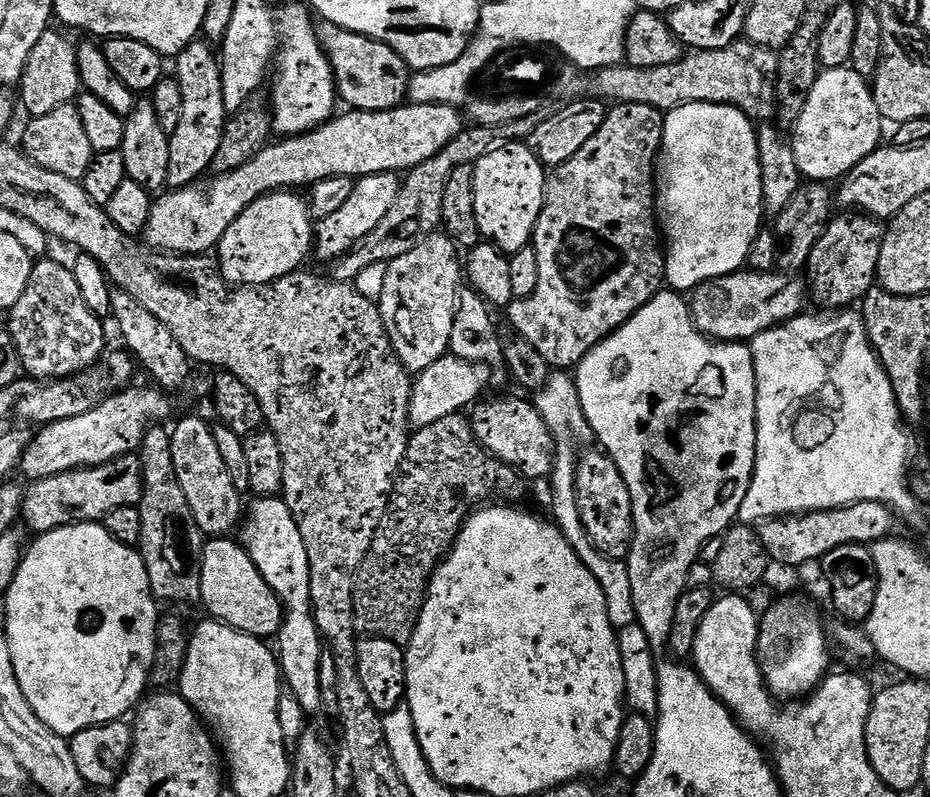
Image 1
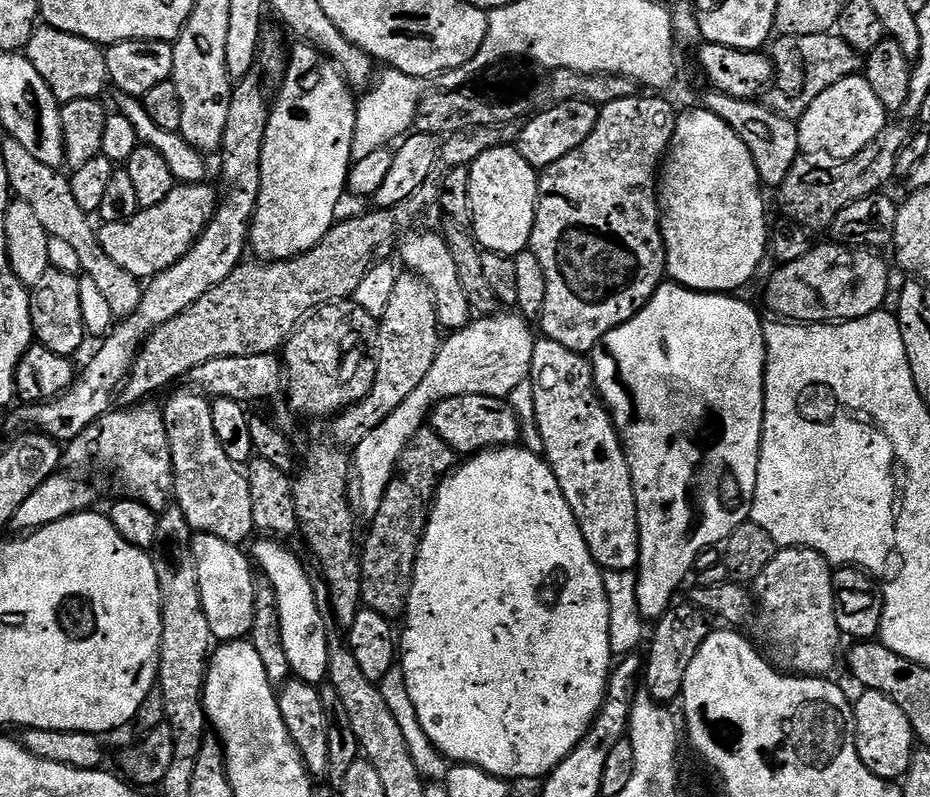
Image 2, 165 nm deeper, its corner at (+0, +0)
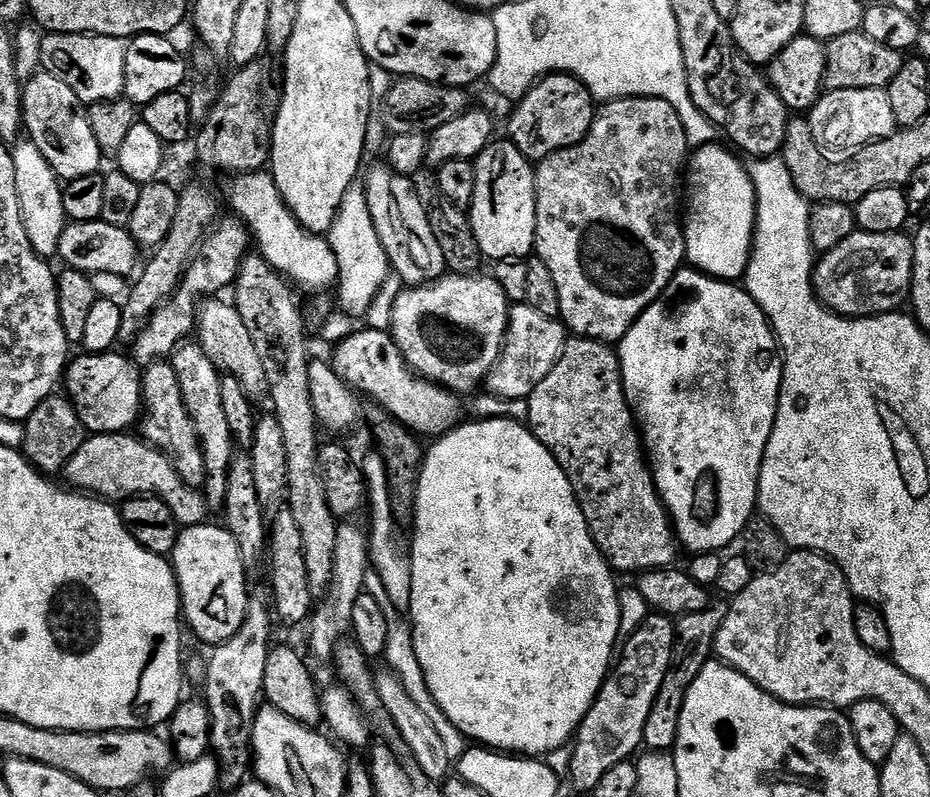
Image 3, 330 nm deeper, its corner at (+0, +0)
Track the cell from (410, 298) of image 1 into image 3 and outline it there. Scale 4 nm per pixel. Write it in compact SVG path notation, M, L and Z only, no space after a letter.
M205 298L200 301L196 313L196 332L198 343L206 350L206 358L214 362L221 374L238 378L242 386L253 398L269 391L266 369L262 367L262 358L258 358L258 350L254 346L254 338L250 338L250 330L246 330L246 322L242 322L242 314L238 314L235 303L228 304L224 298Z

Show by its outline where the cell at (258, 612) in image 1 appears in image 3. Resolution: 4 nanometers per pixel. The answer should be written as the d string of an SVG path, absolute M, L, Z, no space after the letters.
M212 522L184 528L176 540L170 563L176 585L180 587L182 616L193 634L207 646L221 644L238 634L238 626L242 626L248 609L249 577L244 571L238 542L228 529L215 528Z

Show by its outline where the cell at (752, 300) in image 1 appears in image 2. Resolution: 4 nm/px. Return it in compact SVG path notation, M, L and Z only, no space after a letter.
M827 242L828 244L817 243L806 254L802 254L802 258L798 258L789 264L781 264L775 270L776 273L768 280L768 285L764 288L764 304L776 316L781 316L784 320L801 320L801 325L811 326L813 324L827 324L829 322L843 322L846 320L857 320L858 318L866 318L870 314L881 311L885 307L884 299L888 296L888 264L879 256L879 251L873 250L868 246L849 246L839 242Z

